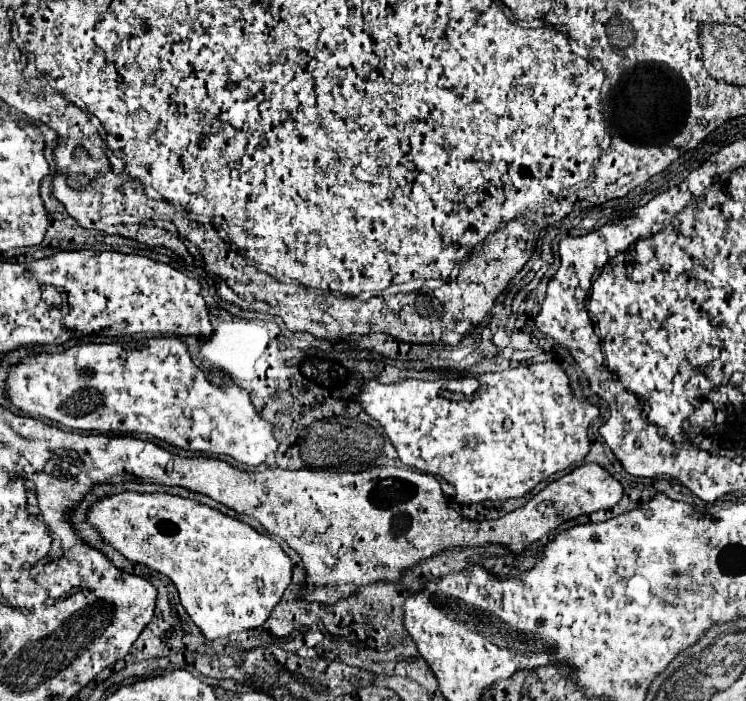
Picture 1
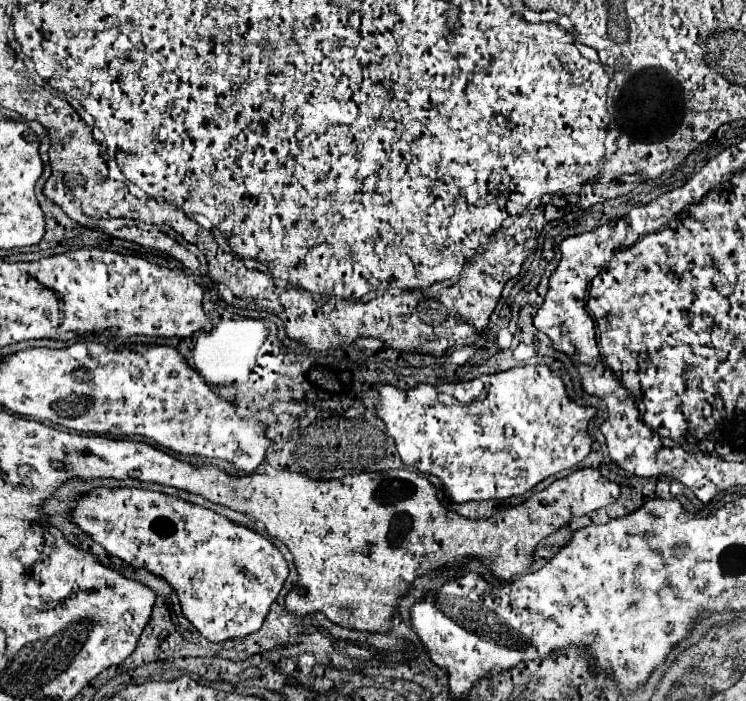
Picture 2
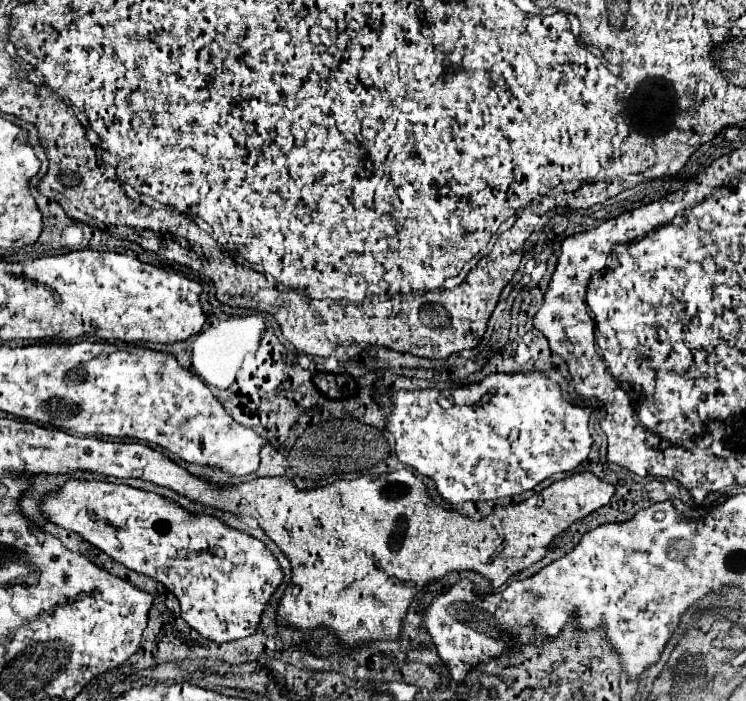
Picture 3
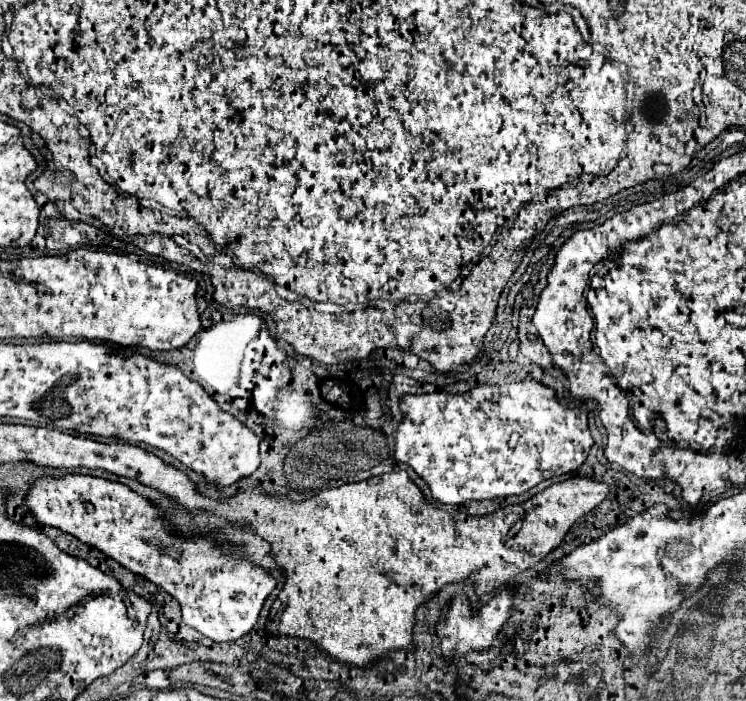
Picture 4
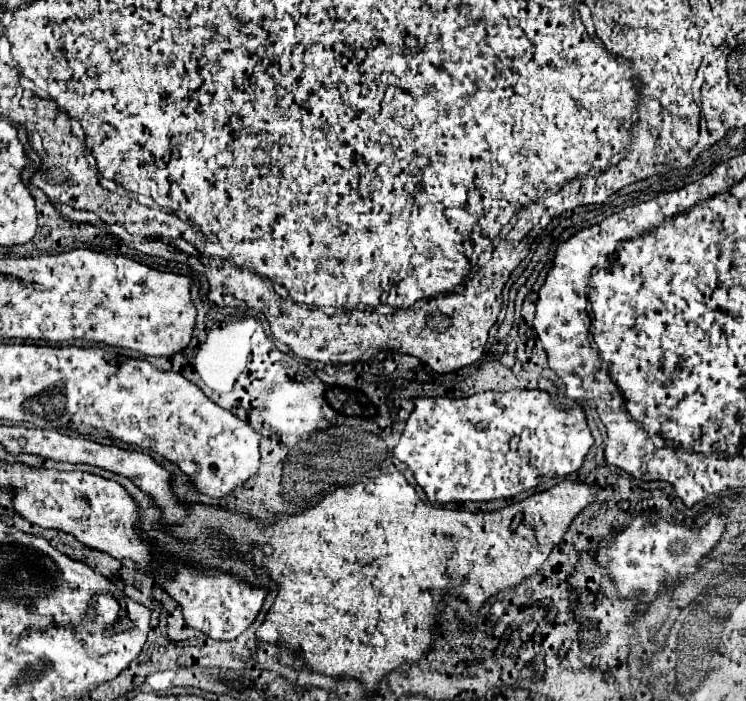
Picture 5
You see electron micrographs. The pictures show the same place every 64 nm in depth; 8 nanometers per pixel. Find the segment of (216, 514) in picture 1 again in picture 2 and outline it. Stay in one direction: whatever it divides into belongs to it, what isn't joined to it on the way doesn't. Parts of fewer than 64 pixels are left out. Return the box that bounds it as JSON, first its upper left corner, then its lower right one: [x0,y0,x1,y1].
[70,488,288,642]

